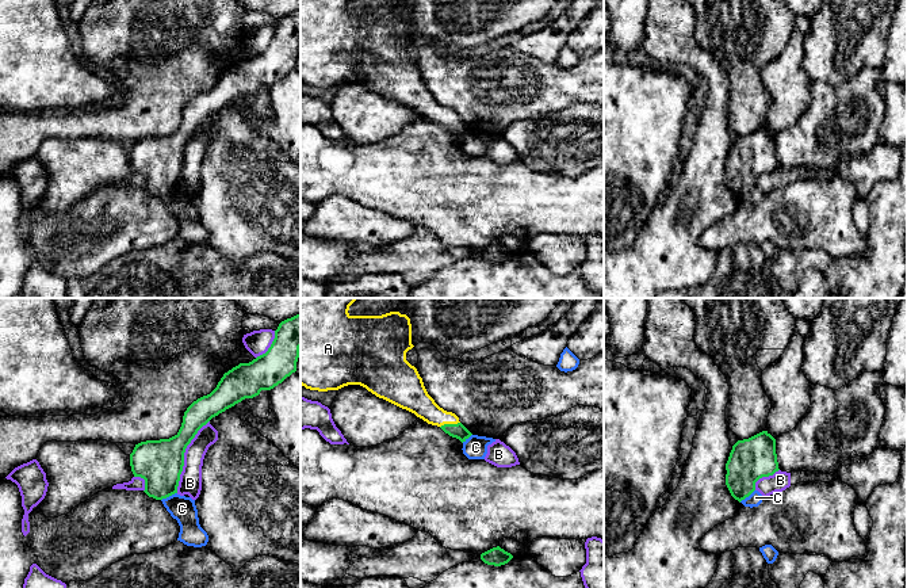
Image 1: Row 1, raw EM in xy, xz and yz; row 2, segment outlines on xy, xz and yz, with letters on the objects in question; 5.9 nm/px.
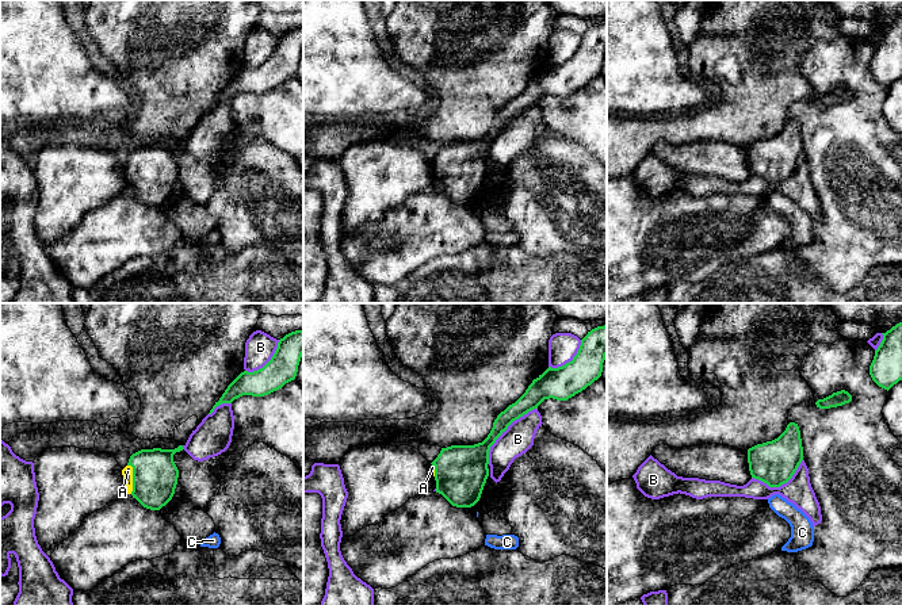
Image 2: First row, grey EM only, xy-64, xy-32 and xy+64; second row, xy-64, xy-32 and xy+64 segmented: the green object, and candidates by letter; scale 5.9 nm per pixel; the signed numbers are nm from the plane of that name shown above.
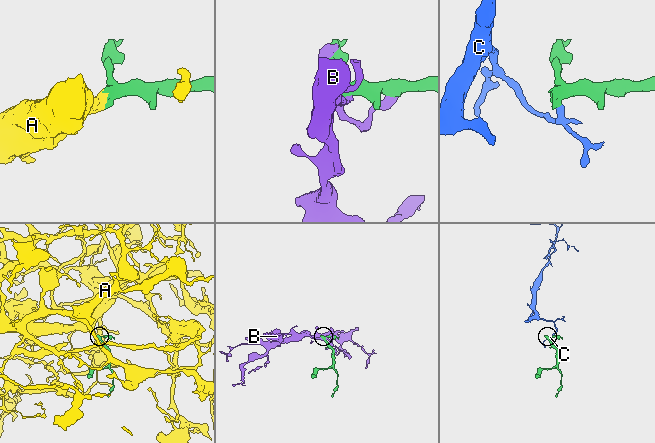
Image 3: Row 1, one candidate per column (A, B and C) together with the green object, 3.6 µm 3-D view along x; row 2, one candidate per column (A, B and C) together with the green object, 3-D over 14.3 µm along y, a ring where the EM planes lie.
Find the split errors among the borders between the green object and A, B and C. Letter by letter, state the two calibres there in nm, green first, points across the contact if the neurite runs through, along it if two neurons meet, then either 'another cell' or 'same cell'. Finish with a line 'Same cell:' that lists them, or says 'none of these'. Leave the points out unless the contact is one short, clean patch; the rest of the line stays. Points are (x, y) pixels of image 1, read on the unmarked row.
A: 90 nm thick on the green side, 160 nm on the other; runs through xz (459, 128), (450, 121), (416, 96); same cell
B: 280 nm thick on the green side, 130 nm on the other; another cell
C: 280 nm thick on the green side, 150 nm on the other; border along xy (176, 188), (161, 197); another cell
Same cell: A

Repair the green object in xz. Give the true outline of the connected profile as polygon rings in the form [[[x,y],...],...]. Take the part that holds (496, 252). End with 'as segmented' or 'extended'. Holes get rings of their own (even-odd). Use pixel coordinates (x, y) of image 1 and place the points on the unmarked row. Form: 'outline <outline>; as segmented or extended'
outline [[[500,243],[493,244],[485,249],[481,251],[481,256],[487,261],[501,263],[508,260],[513,252]]]; as segmented

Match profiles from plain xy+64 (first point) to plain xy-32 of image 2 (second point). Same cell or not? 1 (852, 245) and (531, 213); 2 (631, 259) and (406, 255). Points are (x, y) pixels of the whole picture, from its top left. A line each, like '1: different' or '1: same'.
1: same
2: same

